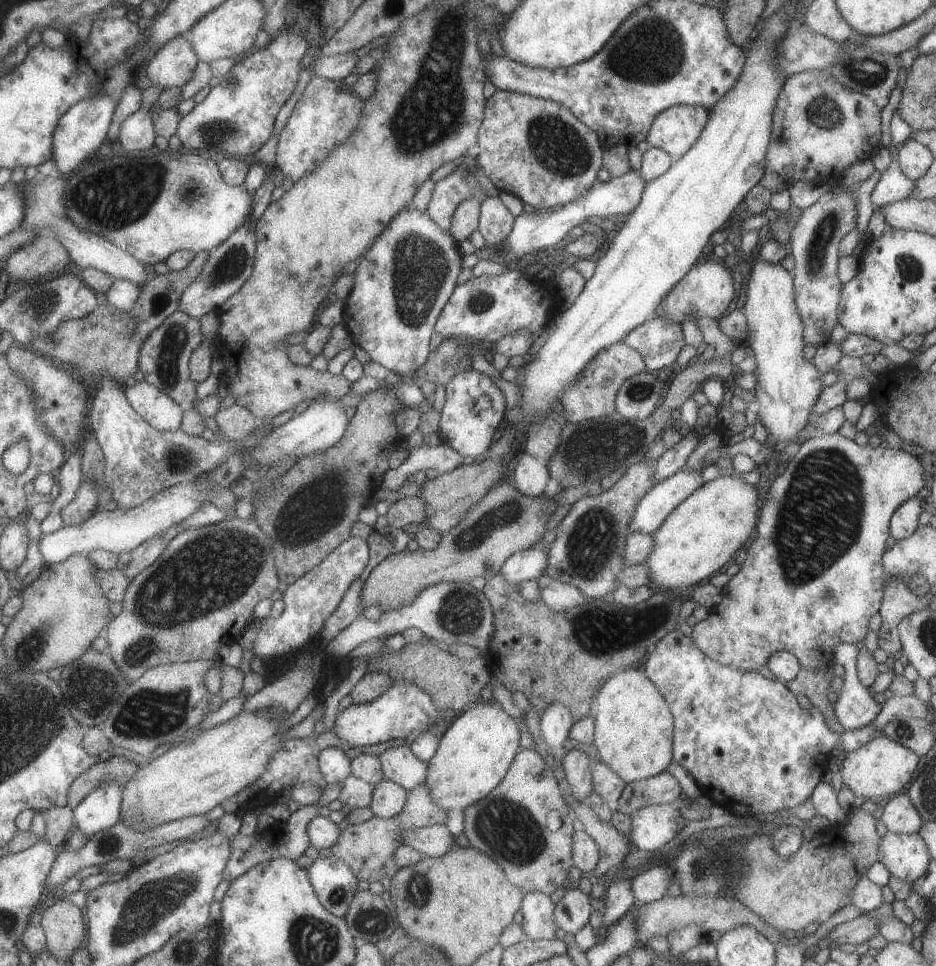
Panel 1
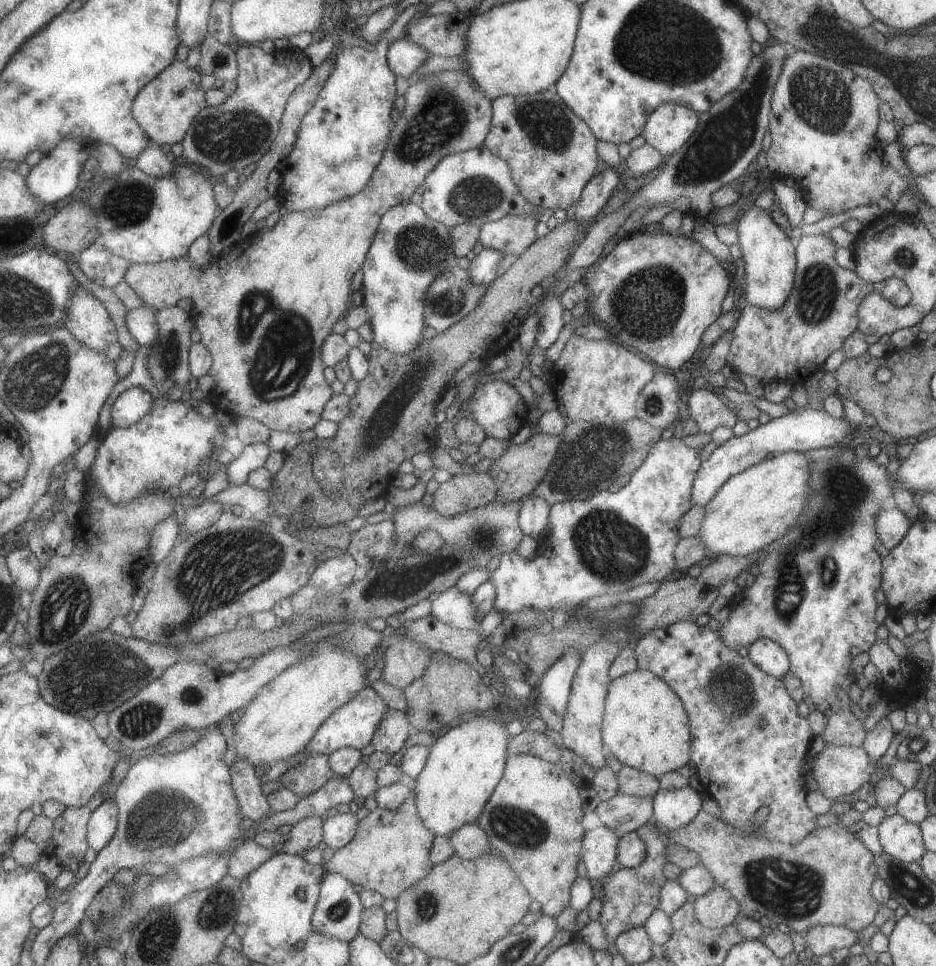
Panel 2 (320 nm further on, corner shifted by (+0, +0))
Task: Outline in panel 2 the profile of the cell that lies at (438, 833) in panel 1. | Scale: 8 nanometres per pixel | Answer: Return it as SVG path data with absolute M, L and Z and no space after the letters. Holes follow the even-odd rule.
M476 823L462 825L461 828L453 830L446 837L449 838L449 844L453 848L453 855L459 856L461 859L475 860L481 854L491 852L485 832L480 830Z

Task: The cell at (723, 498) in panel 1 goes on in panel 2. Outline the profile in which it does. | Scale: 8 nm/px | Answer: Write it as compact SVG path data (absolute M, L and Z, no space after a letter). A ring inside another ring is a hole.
M783 452L727 478L711 500L703 504L697 538L707 548L708 561L716 556L749 555L785 534L805 508L809 496L809 462L801 452Z

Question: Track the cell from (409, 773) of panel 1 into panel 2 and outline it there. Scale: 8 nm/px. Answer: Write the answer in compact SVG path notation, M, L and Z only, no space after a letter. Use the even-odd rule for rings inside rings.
M387 710L387 716L379 722L379 726L373 734L371 744L375 752L391 754L392 756L399 755L411 732L410 725L407 722L408 719L403 712Z

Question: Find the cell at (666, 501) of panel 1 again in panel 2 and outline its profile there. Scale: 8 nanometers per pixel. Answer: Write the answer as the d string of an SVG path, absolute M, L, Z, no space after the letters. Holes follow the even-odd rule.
M805 407L795 408L786 416L769 420L765 425L747 431L743 436L733 436L719 444L709 457L699 464L695 480L691 482L691 506L701 506L711 500L717 488L735 474L758 464L767 454L779 455L783 452L805 452L810 449L825 449L841 444L843 438L853 436L856 426L849 424L845 418L833 418L822 409L813 410Z

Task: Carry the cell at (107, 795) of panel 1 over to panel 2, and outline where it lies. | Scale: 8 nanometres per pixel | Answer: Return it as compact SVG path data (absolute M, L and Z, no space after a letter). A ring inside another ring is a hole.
M105 800L100 806L97 806L89 814L89 820L85 826L87 846L96 852L104 848L116 832L117 818L116 804L112 800Z

